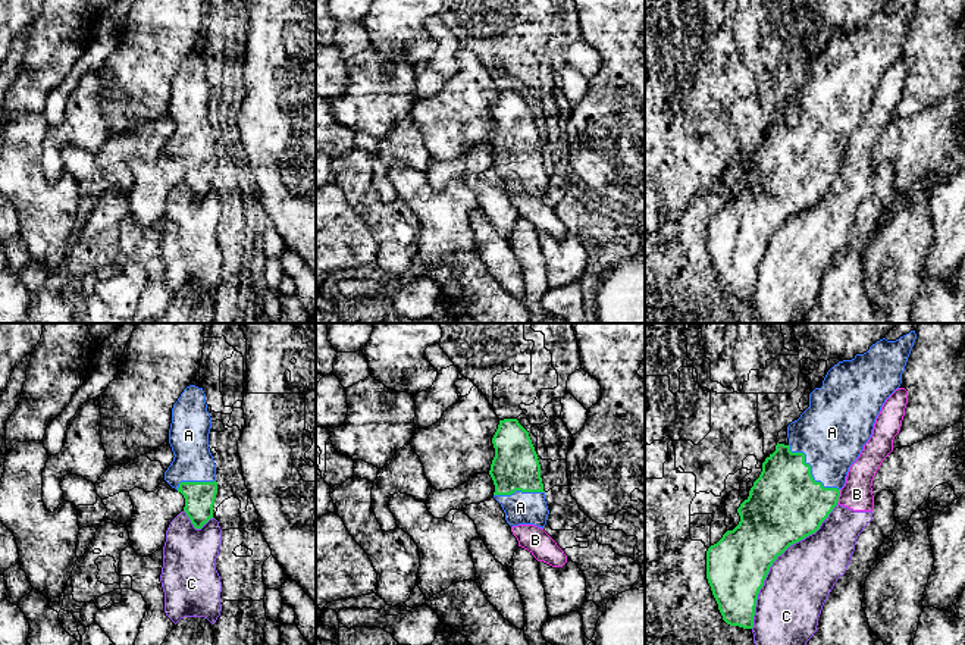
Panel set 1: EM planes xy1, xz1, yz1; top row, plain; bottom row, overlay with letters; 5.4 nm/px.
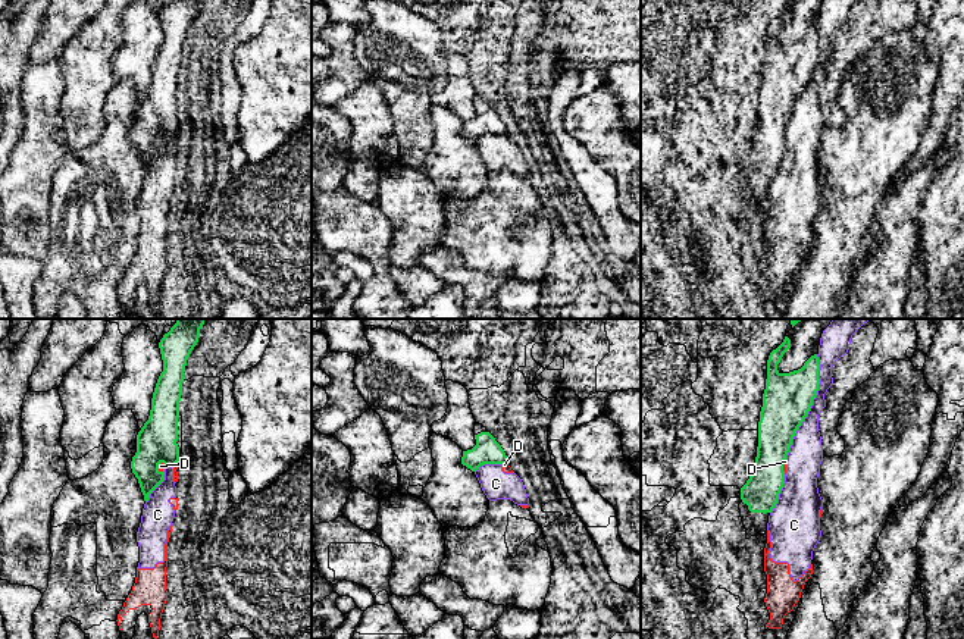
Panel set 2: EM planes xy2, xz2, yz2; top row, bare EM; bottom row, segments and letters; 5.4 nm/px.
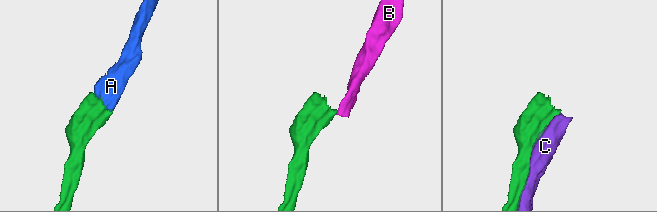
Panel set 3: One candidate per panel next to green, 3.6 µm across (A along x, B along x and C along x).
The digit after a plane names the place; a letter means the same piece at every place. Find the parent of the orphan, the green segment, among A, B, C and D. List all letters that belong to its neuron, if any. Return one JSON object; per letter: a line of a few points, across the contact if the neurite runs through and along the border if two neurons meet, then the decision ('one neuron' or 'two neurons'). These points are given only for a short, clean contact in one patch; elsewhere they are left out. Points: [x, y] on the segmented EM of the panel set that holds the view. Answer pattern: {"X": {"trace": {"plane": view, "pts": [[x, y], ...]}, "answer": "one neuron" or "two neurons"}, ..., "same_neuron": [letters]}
{"A": {"answer": "one neuron"}, "B": {"trace": {"plane": "yz1", "pts": [[840, 489], [836, 503]]}, "answer": "two neurons"}, "C": {"answer": "two neurons"}, "D": {"trace": {"plane": "xy2", "pts": [[162, 461], [159, 472]]}, "answer": "two neurons"}, "same_neuron": ["A"]}

